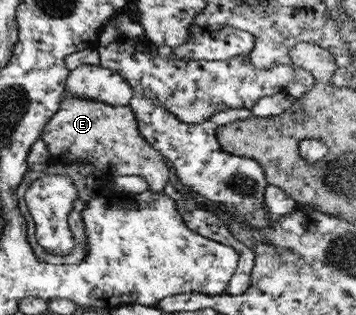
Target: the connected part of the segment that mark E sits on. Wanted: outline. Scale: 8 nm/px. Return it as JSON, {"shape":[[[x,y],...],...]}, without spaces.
{"shape":[[[63,93],[61,110],[46,122],[41,138],[53,162],[71,161],[93,163],[110,177],[139,175],[145,188],[162,192],[168,183],[170,164],[145,136],[140,132],[134,109],[129,106],[112,107],[106,103],[96,103],[88,99],[78,99]]]}

